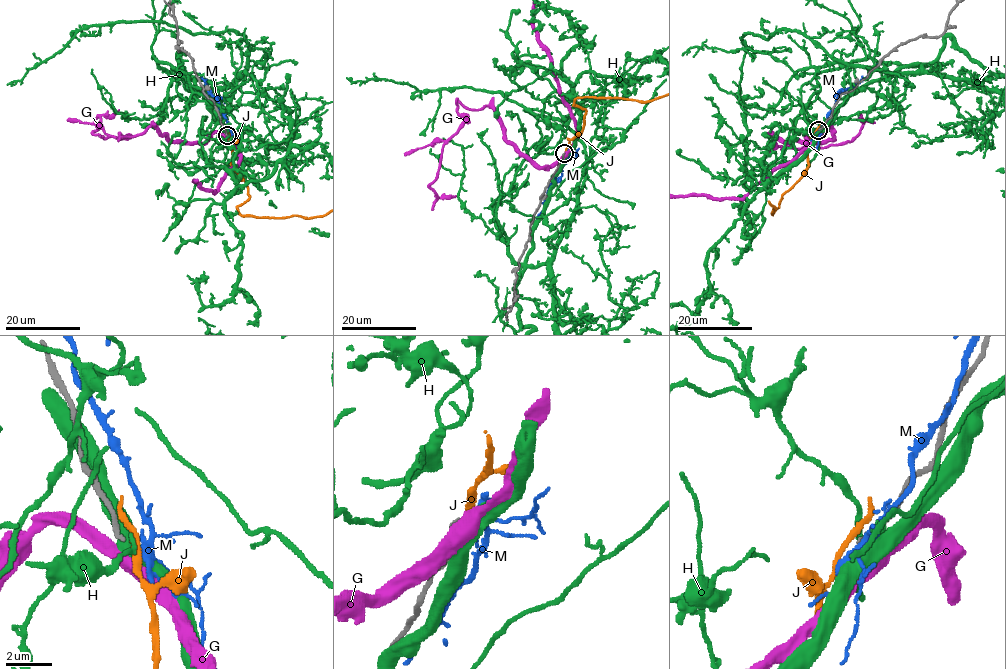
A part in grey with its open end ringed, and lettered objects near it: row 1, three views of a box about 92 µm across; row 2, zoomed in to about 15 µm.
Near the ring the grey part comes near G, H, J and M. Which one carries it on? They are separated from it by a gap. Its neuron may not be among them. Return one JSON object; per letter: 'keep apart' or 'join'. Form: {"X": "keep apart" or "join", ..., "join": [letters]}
{"G": "keep apart", "H": "keep apart", "J": "keep apart", "M": "keep apart", "join": []}

